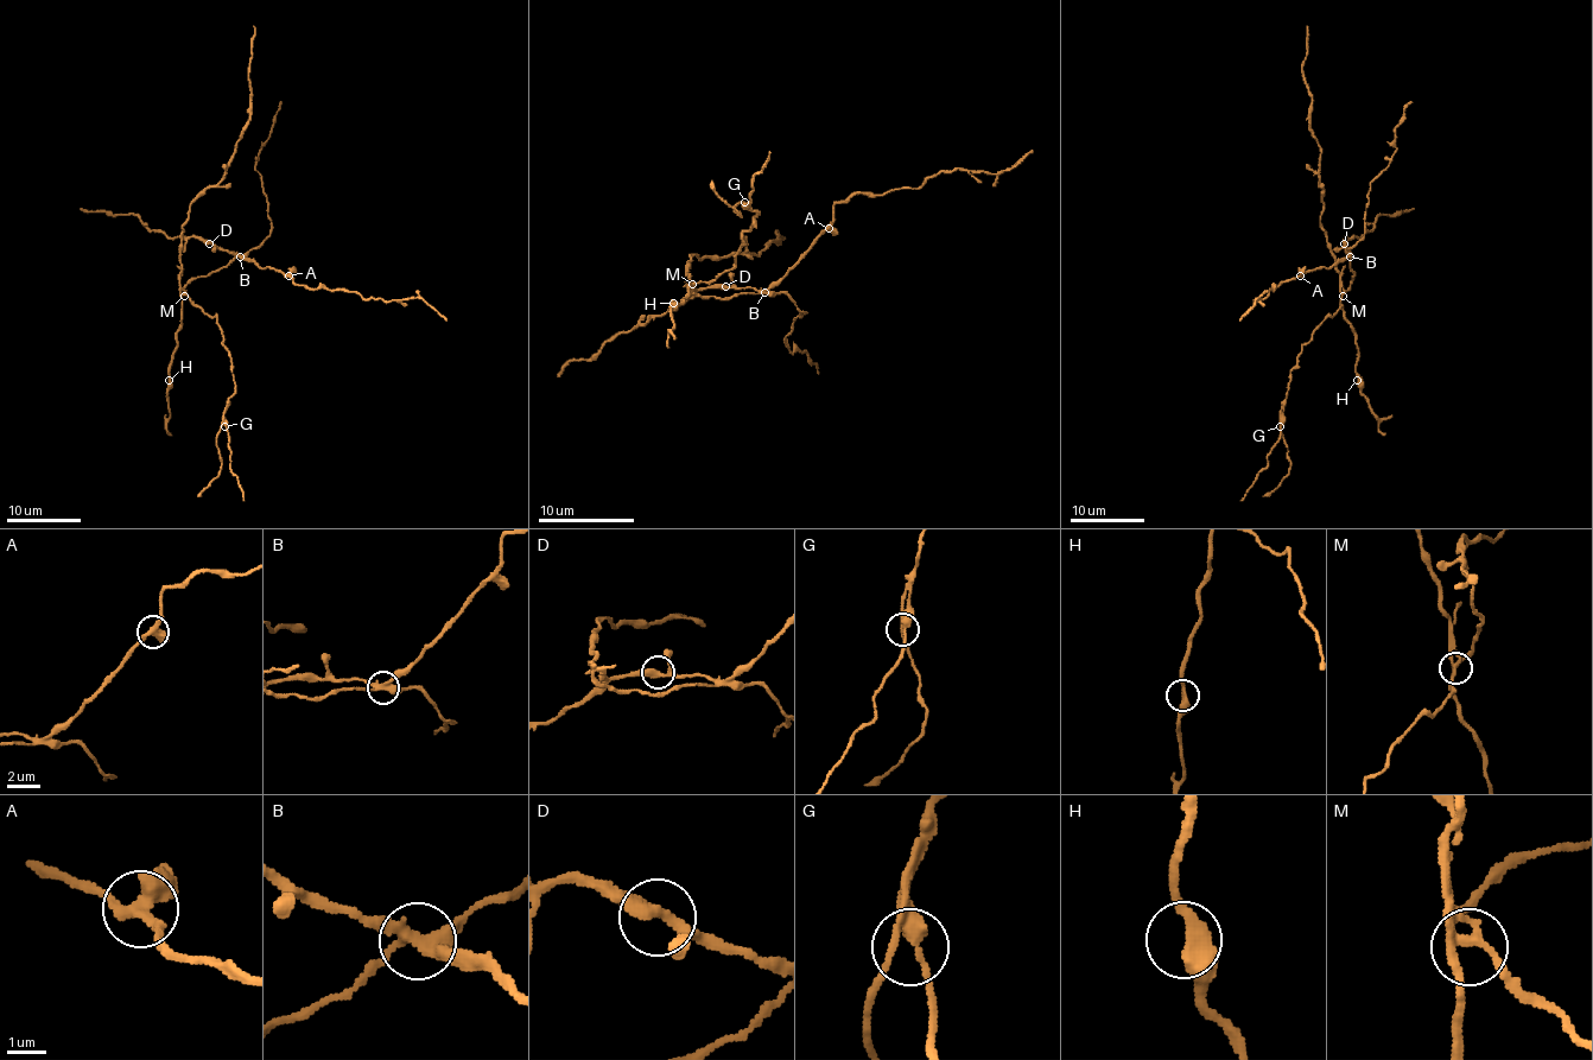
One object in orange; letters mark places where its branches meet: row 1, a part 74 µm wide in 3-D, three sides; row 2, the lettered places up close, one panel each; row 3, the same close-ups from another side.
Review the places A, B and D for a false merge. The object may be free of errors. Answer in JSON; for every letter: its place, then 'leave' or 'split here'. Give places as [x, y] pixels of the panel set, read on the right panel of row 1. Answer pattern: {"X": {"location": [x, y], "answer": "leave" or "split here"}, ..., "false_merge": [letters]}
{"A": {"location": [1300, 275], "answer": "leave"}, "B": {"location": [1350, 256], "answer": "split here"}, "D": {"location": [1344, 243], "answer": "leave"}, "false_merge": ["B"]}

